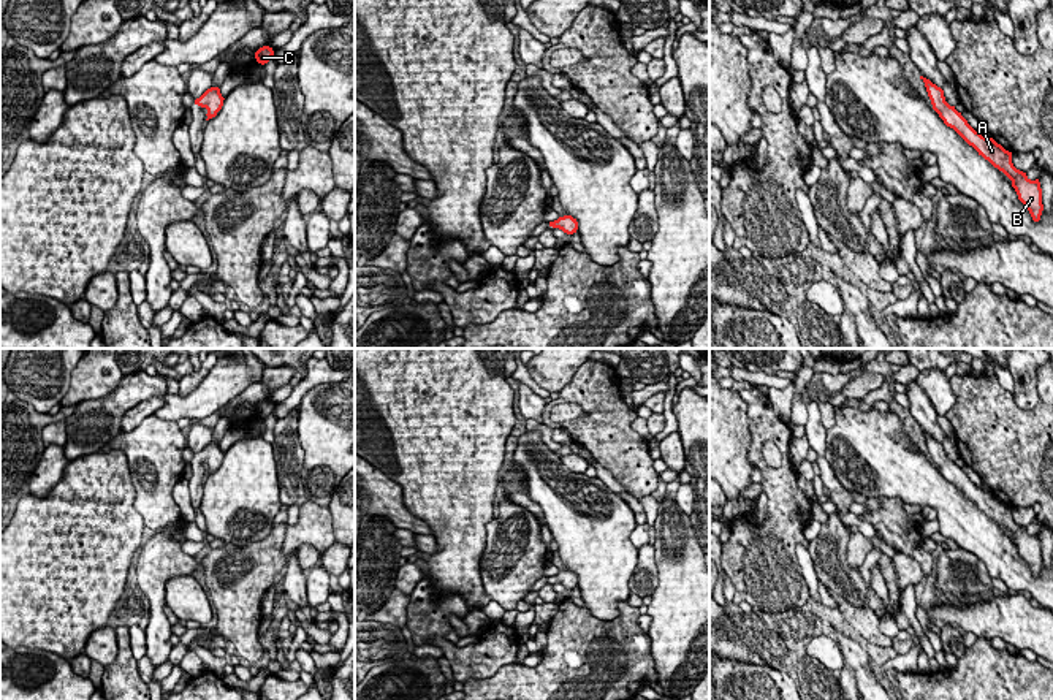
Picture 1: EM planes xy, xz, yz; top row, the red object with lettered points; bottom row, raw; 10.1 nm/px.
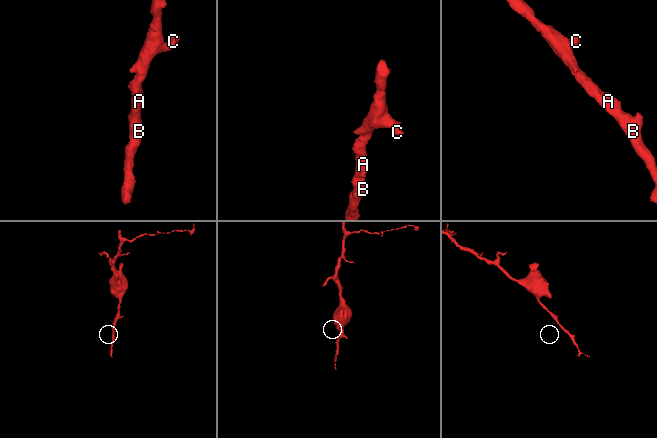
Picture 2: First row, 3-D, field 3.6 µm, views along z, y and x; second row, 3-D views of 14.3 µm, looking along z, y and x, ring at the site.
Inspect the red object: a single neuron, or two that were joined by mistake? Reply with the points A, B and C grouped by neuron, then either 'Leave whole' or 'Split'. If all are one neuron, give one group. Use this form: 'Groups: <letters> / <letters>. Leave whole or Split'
Groups: A B C. Leave whole

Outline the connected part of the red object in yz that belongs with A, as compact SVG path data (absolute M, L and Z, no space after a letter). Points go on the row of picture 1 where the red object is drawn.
M920 76L920 79L925 82L933 109L939 114L944 124L953 128L969 146L979 152L979 155L988 160L1012 181L1012 187L1015 188L1018 200L1026 206L1032 220L1039 222L1043 211L1039 179L1031 181L1026 173L1013 166L1012 152L1005 150L993 138L985 138L975 131L961 116L961 112L945 101L944 90L941 87L923 76Z

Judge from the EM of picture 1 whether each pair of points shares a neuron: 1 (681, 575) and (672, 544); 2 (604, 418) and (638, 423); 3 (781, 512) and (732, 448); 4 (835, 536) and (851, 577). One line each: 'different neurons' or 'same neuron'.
1: same neuron
2: different neurons
3: different neurons
4: same neuron

